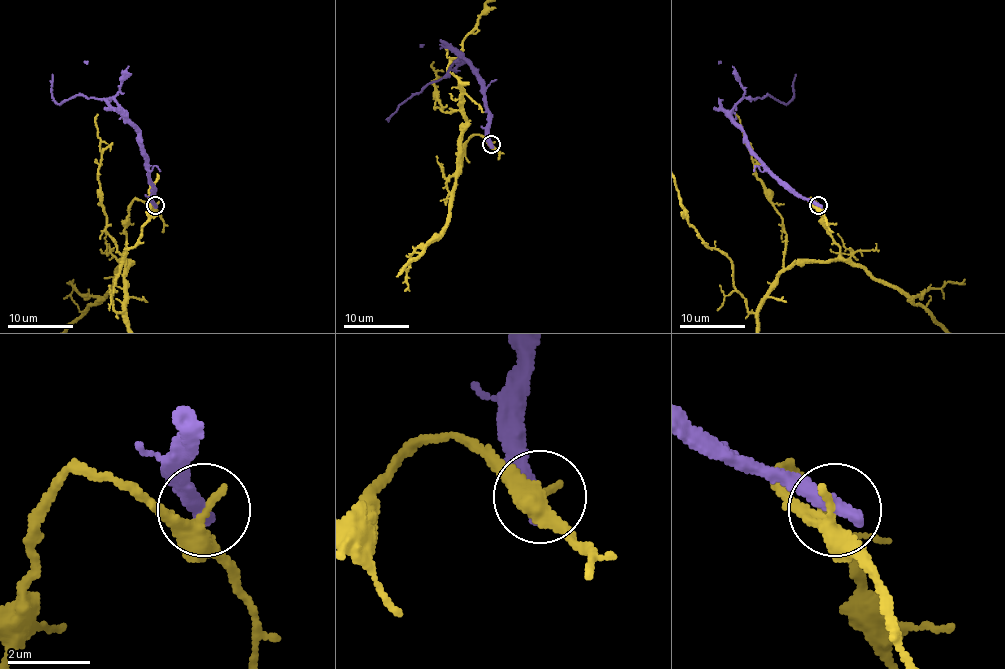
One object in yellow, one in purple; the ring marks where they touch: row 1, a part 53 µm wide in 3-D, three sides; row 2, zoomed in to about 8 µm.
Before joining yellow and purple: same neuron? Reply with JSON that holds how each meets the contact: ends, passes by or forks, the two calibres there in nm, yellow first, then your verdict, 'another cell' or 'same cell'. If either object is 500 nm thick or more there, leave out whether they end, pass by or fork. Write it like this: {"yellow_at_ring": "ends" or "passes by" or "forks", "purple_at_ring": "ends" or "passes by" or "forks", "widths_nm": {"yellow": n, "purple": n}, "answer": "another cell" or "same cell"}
{"widths_nm": {"yellow": 320, "purple": 500}, "answer": "another cell"}

